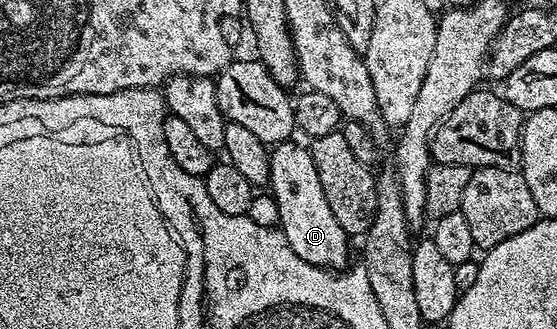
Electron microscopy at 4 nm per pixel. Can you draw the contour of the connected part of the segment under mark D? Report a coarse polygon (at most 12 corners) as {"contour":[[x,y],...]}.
{"contour":[[307,146],[271,148],[278,227],[302,261],[344,269],[338,225]]}

